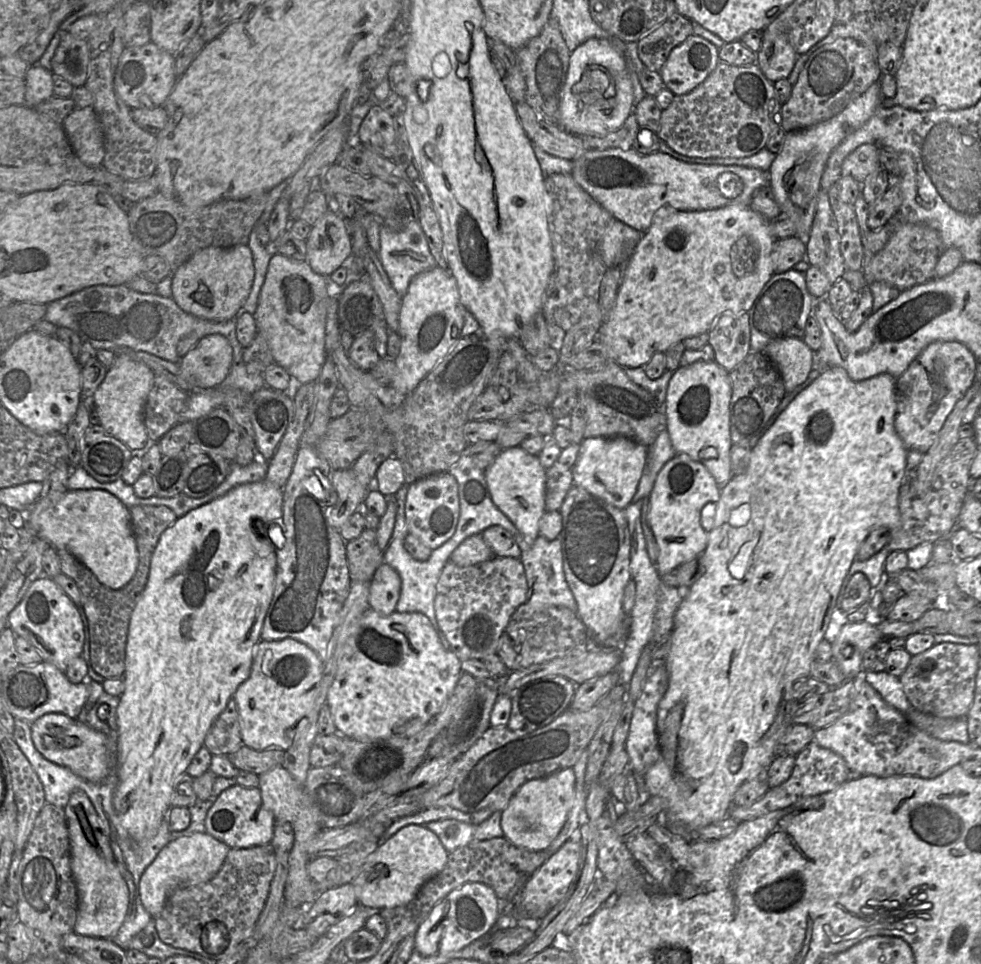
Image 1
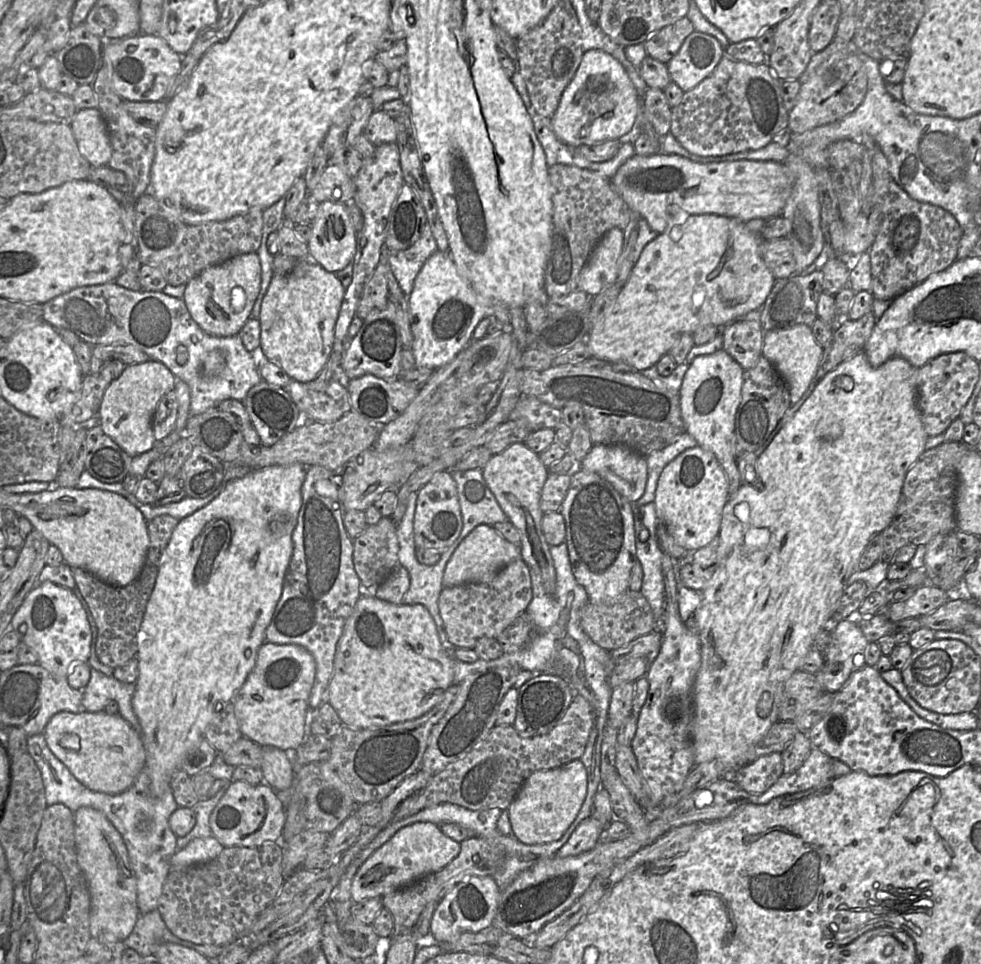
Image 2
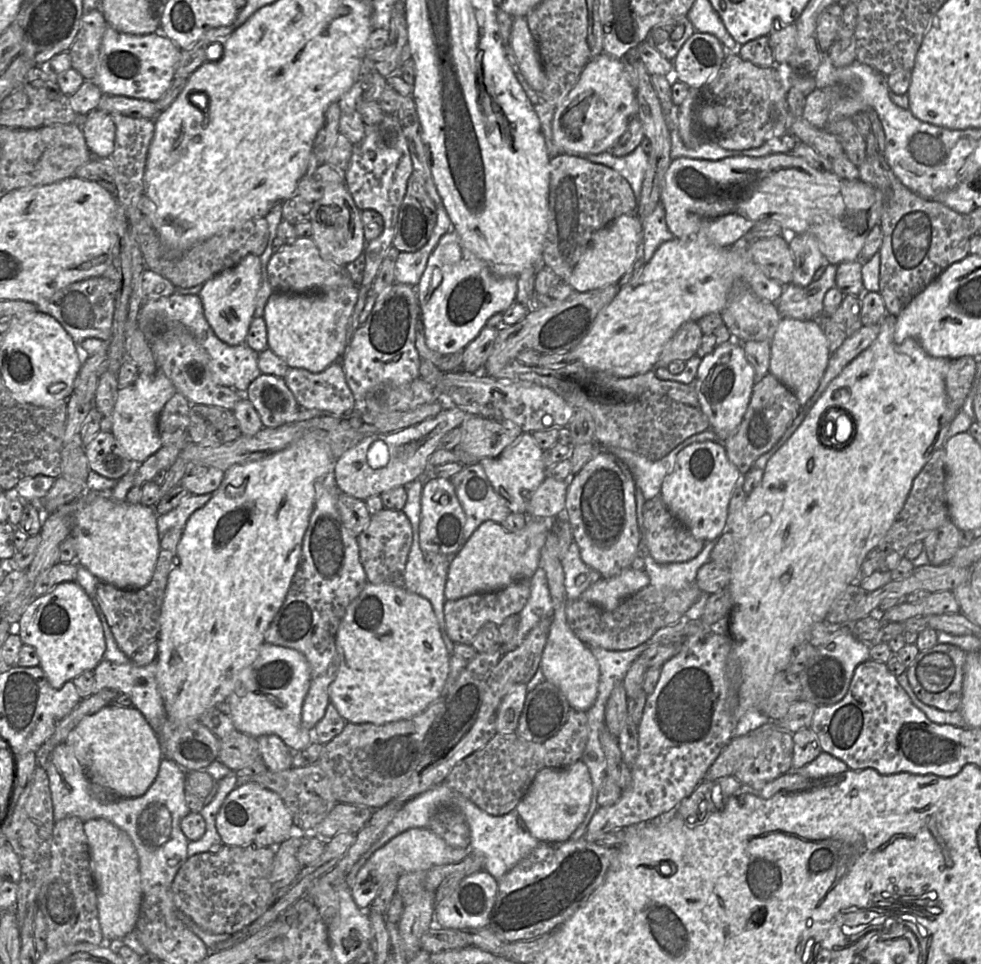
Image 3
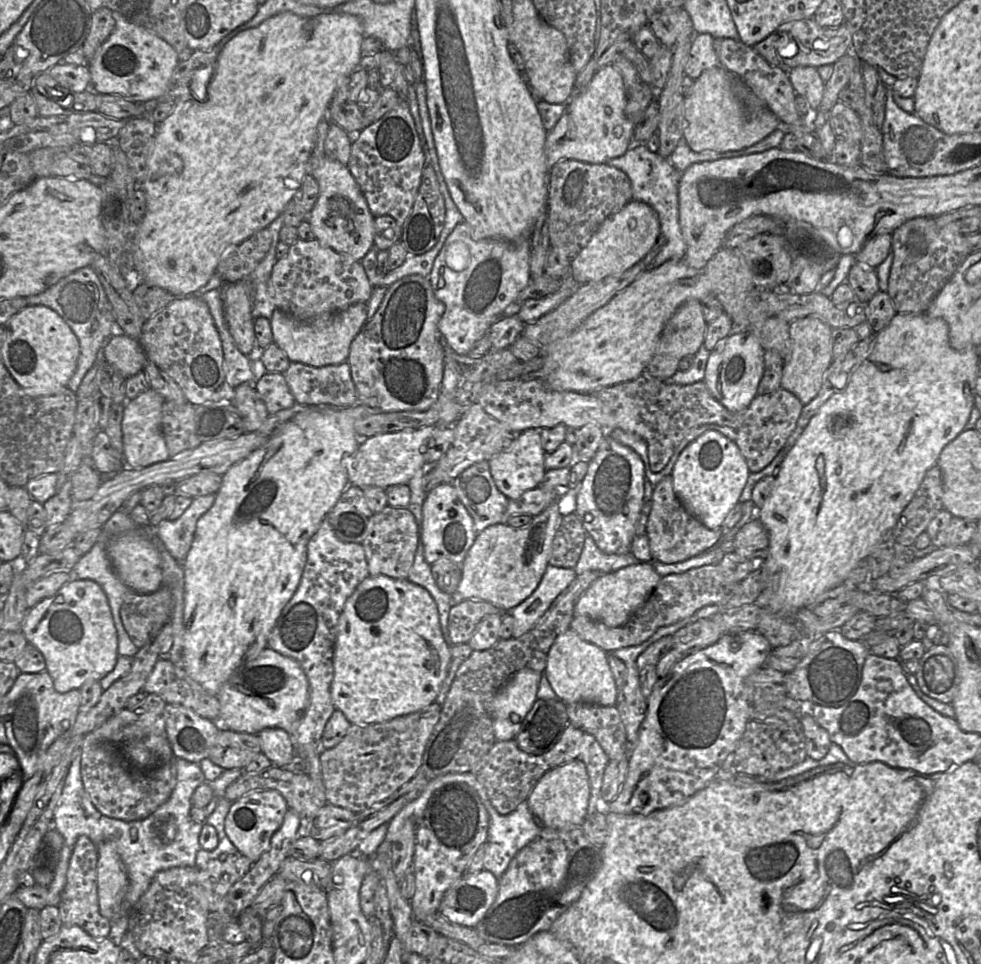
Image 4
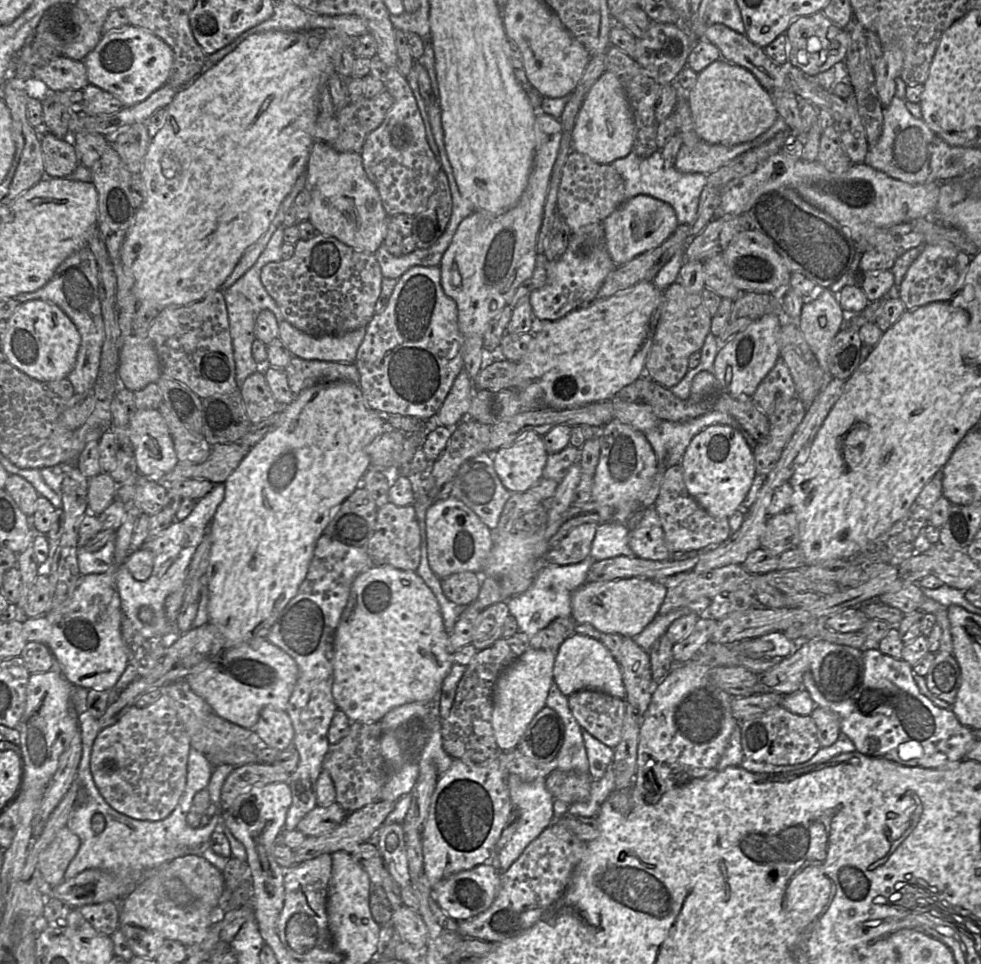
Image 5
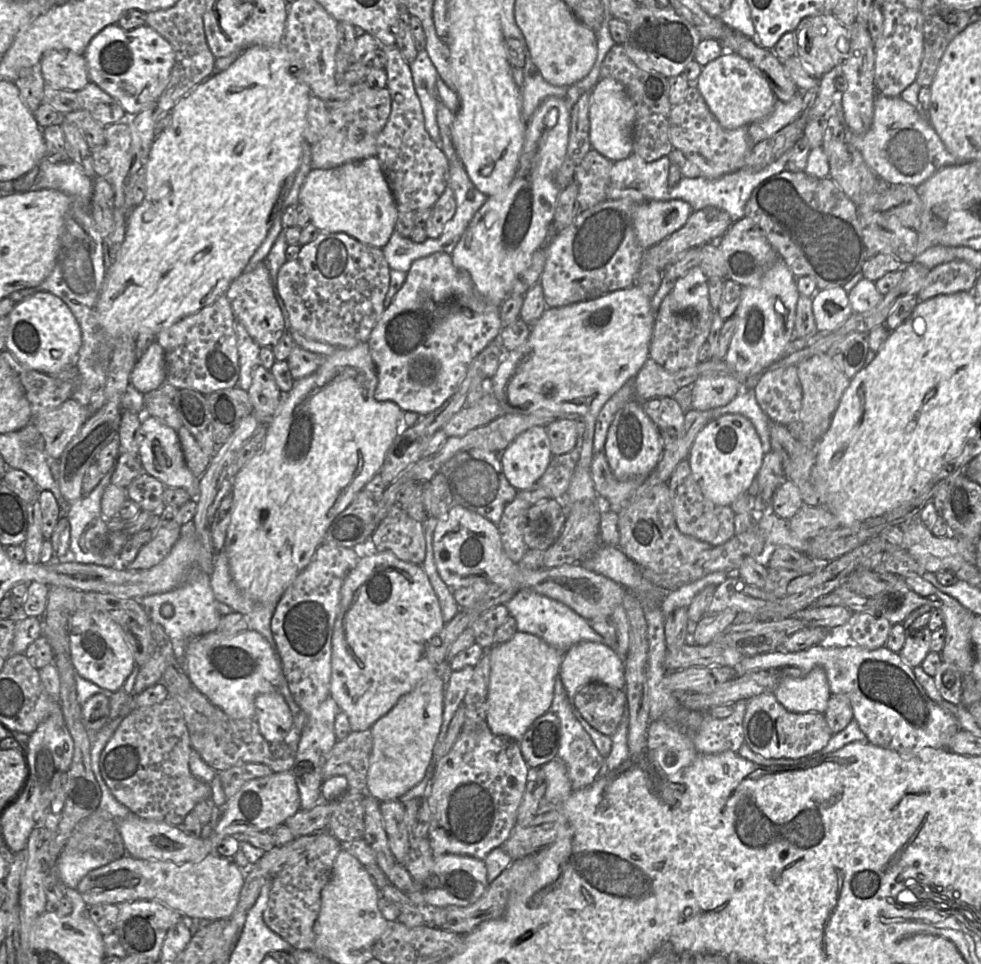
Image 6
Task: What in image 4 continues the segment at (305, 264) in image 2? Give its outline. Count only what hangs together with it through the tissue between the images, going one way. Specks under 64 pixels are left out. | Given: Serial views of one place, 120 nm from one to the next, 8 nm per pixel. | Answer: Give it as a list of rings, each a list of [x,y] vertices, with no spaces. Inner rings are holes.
[[[355,303],[345,310],[309,320],[300,320],[275,309],[269,321],[273,342],[285,352],[290,362],[313,367],[338,365],[347,360],[351,342],[367,322],[367,303]]]

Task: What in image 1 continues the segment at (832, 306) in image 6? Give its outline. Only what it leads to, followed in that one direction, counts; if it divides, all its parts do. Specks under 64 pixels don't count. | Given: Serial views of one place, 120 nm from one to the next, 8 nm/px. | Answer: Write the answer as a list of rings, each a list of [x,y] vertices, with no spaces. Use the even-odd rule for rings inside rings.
[[[783,337],[769,343],[761,352],[777,367],[786,394],[795,390],[808,378],[813,367],[814,351],[797,337]]]

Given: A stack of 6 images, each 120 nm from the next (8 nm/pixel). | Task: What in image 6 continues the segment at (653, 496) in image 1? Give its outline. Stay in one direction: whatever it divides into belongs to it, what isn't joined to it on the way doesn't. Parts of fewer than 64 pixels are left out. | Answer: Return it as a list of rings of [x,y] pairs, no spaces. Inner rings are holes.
[[[725,414],[709,422],[696,436],[687,461],[703,494],[717,505],[731,506],[746,493],[763,462],[764,452],[753,423],[740,414]]]

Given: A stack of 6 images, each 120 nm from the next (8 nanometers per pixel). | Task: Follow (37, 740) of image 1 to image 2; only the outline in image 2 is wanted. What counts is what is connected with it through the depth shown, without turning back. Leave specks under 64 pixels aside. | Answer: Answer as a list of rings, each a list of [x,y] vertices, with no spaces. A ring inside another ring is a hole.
[[[59,712],[49,720],[43,735],[52,753],[93,791],[120,794],[132,786],[145,767],[146,750],[141,733],[118,713]]]

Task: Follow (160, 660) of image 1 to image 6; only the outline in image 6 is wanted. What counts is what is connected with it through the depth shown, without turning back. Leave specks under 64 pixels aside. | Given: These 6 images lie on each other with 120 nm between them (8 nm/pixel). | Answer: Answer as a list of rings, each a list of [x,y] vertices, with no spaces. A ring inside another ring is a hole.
[[[367,342],[359,343],[354,347],[337,348],[332,355],[324,357],[326,357],[324,363],[315,373],[294,381],[291,391],[283,393],[280,406],[269,423],[262,449],[232,480],[233,510],[223,550],[225,554],[227,553],[231,576],[238,588],[252,601],[260,604],[279,603],[286,589],[310,563],[317,548],[323,543],[325,533],[335,517],[350,505],[360,490],[364,490],[366,483],[375,474],[380,473],[386,453],[398,435],[399,422],[400,420],[403,422],[404,411],[396,403],[377,401],[374,397],[378,377]]]

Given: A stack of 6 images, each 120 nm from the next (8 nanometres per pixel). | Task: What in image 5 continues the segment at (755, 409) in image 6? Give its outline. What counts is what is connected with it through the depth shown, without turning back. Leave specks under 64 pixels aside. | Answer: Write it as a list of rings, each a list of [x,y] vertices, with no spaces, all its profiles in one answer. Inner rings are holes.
[[[711,412],[682,422],[661,421],[653,429],[641,432],[652,446],[658,464],[669,468],[679,464],[693,437],[711,425],[729,425],[741,431],[749,446],[754,449],[757,441],[746,432],[739,422],[728,414]]]

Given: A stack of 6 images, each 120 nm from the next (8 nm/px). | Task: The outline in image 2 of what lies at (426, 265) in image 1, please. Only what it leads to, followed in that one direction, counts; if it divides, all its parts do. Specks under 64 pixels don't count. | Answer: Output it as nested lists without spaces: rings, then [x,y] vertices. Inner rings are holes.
[[[428,224],[419,240],[406,250],[388,253],[390,269],[403,293],[409,297],[415,279],[425,262],[437,251],[436,240]]]

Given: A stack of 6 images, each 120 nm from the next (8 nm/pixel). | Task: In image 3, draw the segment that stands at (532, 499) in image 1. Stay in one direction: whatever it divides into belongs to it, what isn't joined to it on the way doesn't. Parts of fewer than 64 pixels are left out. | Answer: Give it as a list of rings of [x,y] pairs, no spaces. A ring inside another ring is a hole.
[[[523,433],[498,457],[479,461],[494,490],[505,498],[512,513],[527,514],[527,505],[532,493],[545,479],[544,451],[537,445],[532,433]],[[545,545],[540,551],[538,568],[545,571],[553,604],[552,624],[542,653],[540,670],[547,681],[563,692],[571,708],[587,712],[595,702],[598,693],[600,677],[598,661],[589,646],[582,642],[568,625],[563,568],[560,560],[551,555]]]

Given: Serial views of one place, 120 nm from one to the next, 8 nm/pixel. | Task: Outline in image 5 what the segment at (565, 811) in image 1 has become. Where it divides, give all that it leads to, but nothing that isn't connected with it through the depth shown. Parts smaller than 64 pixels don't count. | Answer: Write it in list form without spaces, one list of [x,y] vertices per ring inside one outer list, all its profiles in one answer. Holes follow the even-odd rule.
[[[554,769],[546,778],[545,785],[556,801],[567,805],[585,802],[590,795],[591,778],[588,773],[564,772]]]

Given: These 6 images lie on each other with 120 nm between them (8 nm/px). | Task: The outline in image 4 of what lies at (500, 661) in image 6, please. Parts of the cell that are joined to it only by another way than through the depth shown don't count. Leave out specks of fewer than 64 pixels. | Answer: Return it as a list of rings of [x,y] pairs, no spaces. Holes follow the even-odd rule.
[[[530,668],[520,669],[496,693],[492,702],[496,741],[515,739],[523,719],[537,699],[542,674]]]

